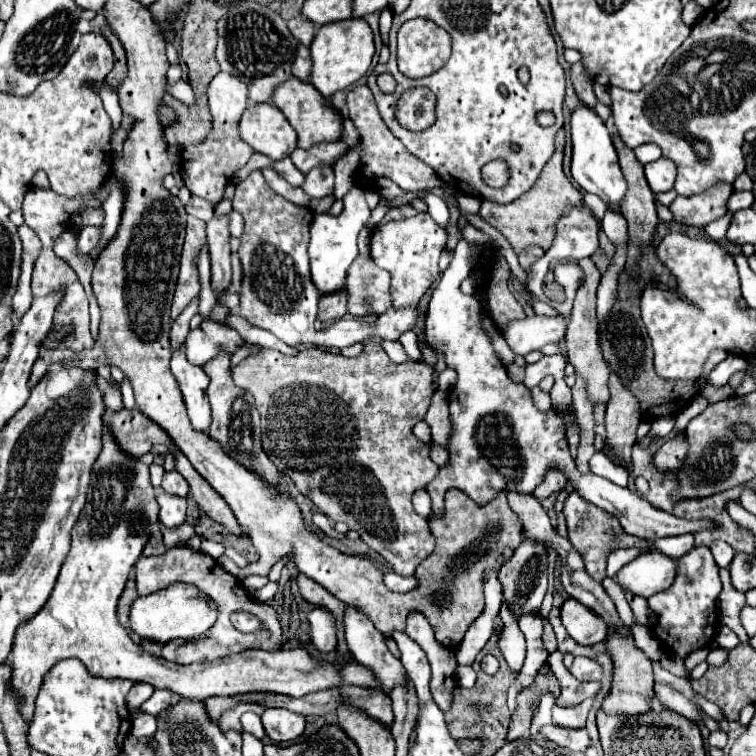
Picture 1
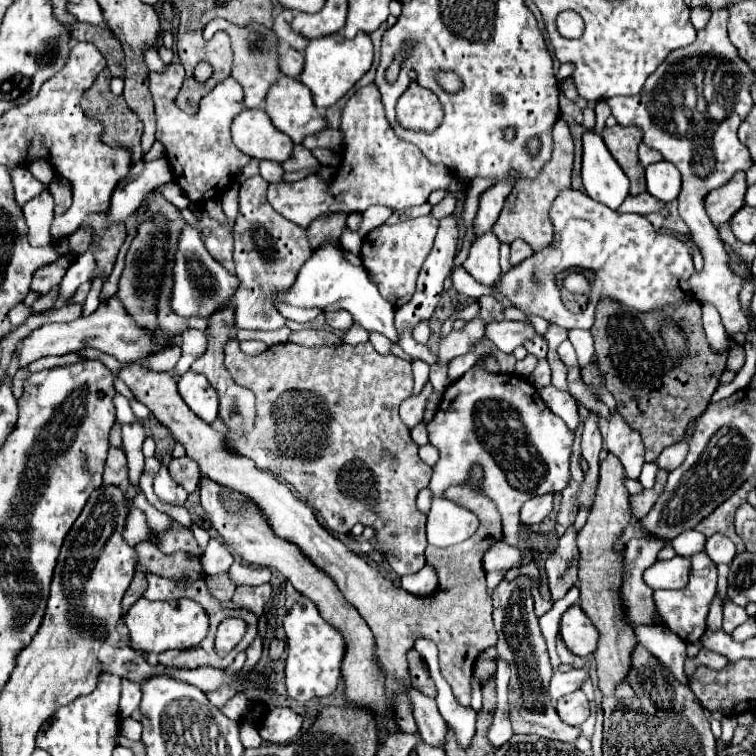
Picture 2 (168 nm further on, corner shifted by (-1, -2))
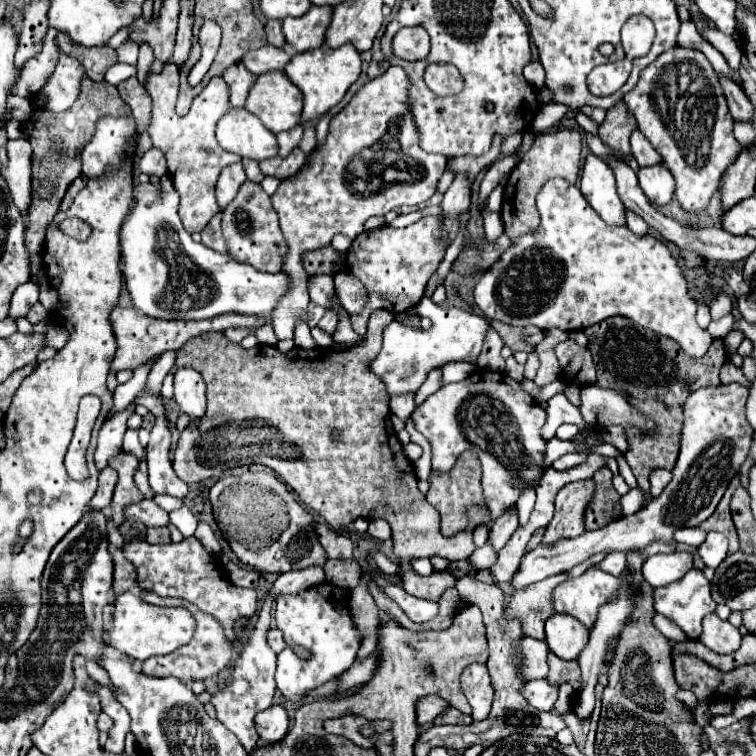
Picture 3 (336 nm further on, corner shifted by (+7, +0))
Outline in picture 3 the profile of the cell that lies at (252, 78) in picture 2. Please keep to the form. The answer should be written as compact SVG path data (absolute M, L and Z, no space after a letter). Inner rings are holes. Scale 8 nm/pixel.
M233 64L225 70L223 74L223 80L227 82L229 86L229 100L231 100L231 106L239 108L245 104L247 100L247 94L255 82L255 76L243 66L243 64Z

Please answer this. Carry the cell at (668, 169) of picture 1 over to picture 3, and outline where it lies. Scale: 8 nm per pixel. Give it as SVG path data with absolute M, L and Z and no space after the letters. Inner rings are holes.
M663 164L641 168L637 172L637 178L639 178L639 186L643 194L649 198L651 204L663 206L673 198L675 180L673 180L673 174Z

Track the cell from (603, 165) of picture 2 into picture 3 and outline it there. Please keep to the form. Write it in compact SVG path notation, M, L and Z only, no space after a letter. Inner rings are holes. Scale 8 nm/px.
M593 154L587 156L583 166L581 192L609 226L625 226L625 206L617 196L613 170Z

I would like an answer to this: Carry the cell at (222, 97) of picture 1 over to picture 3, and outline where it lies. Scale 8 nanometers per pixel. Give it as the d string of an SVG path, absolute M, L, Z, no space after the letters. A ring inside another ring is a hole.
M165 64L161 74L149 74L145 88L153 98L153 112L147 132L151 136L153 146L163 150L175 188L181 194L181 222L189 234L201 232L209 224L209 220L219 212L219 204L215 200L215 184L219 172L225 166L241 160L237 154L223 150L215 138L217 120L229 108L229 86L223 82L223 78L213 78L193 100L193 106L187 116L178 116L175 110L179 92L179 73L175 64Z

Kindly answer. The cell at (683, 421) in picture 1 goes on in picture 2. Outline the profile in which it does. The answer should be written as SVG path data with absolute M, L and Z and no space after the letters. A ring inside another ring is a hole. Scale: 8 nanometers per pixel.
M695 418L695 420L691 420L691 426L687 426L687 432L685 432L683 440L679 440L679 442L675 442L675 444L667 446L667 448L659 454L659 458L657 458L659 468L673 470L673 468L677 468L677 466L685 460L685 456L687 456L687 448L689 448L691 432L695 432L695 424L697 424L697 418Z

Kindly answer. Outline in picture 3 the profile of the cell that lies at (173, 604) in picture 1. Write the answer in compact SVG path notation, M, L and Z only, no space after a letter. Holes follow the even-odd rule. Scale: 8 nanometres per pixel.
M119 594L113 602L113 626L109 630L109 644L133 660L147 660L175 652L187 644L195 630L195 620L185 608L159 608L143 602L137 594Z

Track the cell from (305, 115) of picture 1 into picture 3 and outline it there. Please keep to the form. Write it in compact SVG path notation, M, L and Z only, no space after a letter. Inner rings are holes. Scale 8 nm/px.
M271 70L257 76L245 102L245 108L261 118L273 134L297 126L301 120L301 106L303 96L299 94L299 88L293 86L281 70Z

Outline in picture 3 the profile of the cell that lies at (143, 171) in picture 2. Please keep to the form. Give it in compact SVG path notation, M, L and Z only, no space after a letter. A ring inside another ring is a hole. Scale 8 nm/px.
M149 148L141 160L139 160L139 168L143 174L155 174L155 176L163 176L167 172L167 162L161 150Z

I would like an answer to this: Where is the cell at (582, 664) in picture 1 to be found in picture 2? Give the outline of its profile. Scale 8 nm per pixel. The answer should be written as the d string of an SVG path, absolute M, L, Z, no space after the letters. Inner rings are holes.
M573 668L571 672L555 672L551 678L551 686L549 686L549 694L553 700L559 700L565 694L571 694L575 690L581 688L581 684L589 678L587 670L583 668Z

